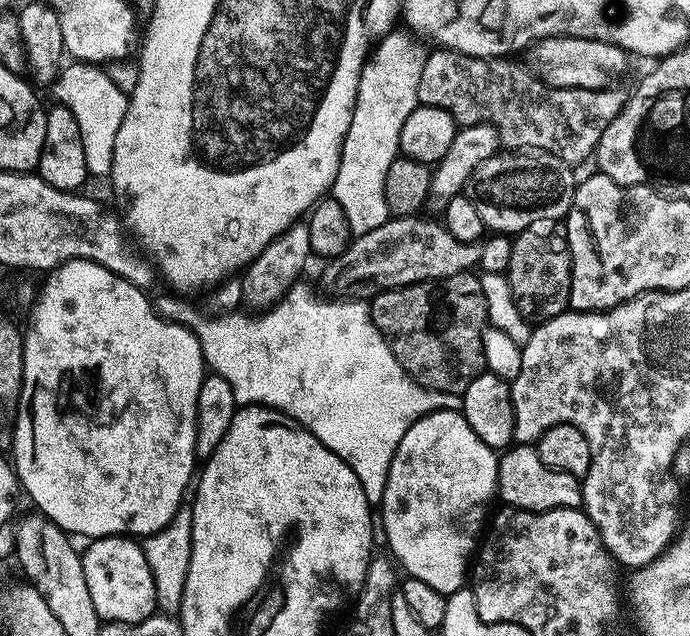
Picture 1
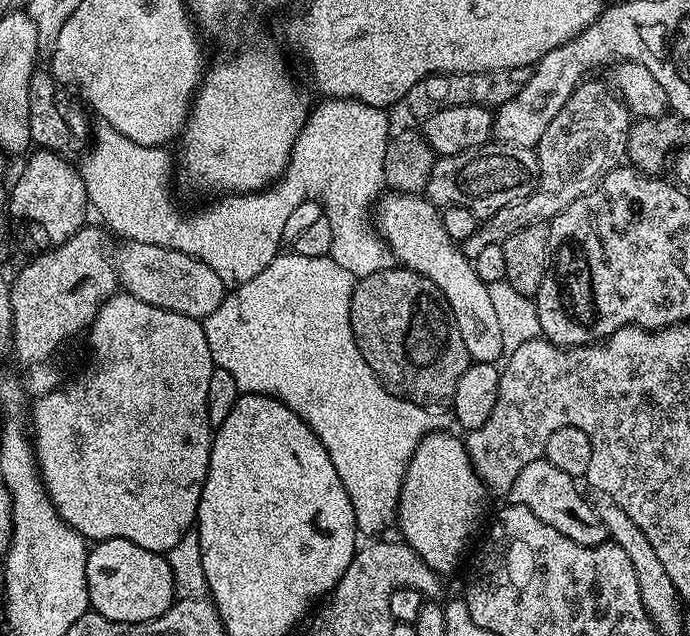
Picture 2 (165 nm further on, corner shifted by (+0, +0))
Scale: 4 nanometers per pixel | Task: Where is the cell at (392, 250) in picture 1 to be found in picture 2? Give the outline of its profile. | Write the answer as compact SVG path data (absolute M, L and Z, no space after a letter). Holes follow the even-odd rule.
M585 79L570 94L566 106L554 114L546 134L535 146L538 168L538 183L532 193L502 210L483 217L477 223L474 234L462 242L465 256L474 258L485 246L503 244L510 234L518 234L531 224L552 221L570 202L574 202L591 188L595 188L607 172L611 172L625 159L628 148L630 113L628 105L620 99L611 87L600 80Z

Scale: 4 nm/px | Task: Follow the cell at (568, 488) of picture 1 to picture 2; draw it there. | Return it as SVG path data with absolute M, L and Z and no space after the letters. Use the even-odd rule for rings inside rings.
M534 458L514 478L514 486L510 493L511 503L526 506L534 518L542 518L546 526L554 526L564 536L571 540L583 541L584 536L592 527L597 527L595 507L584 501L582 493L576 489L577 481L570 474L562 474L558 466L549 460Z

